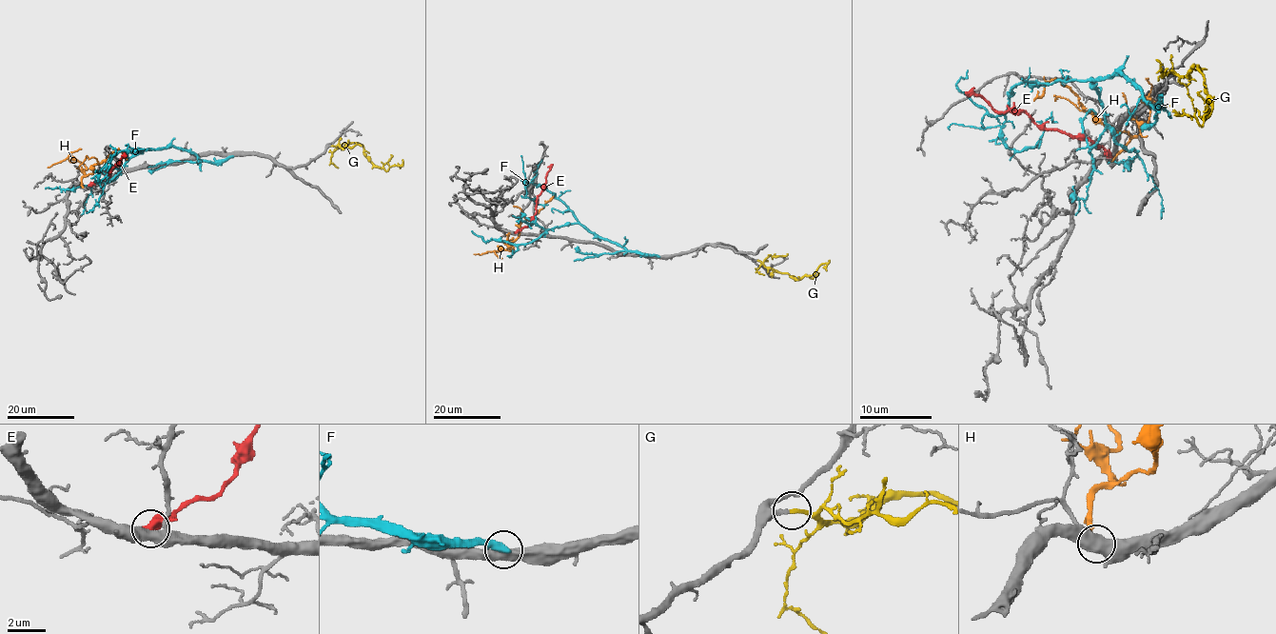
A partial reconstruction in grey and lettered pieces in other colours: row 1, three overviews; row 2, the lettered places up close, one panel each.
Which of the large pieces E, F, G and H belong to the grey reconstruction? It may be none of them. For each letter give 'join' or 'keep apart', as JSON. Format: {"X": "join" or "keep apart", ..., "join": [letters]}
{"E": "keep apart", "F": "keep apart", "G": "join", "H": "keep apart", "join": ["G"]}

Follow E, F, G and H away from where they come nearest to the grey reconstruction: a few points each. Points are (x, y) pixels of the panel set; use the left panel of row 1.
E: (90, 185), (109, 175), (115, 164), (120, 164), (120, 160), (127, 155)
F: (232, 156), (202, 162), (171, 147), (120, 150), (100, 172), (100, 183), (111, 165), (121, 167)
G: (332, 146), (360, 143), (363, 154), (386, 170), (390, 167), (401, 166), (402, 160)
H: (83, 187), (82, 178), (91, 174), (96, 164), (116, 149), (127, 159)

